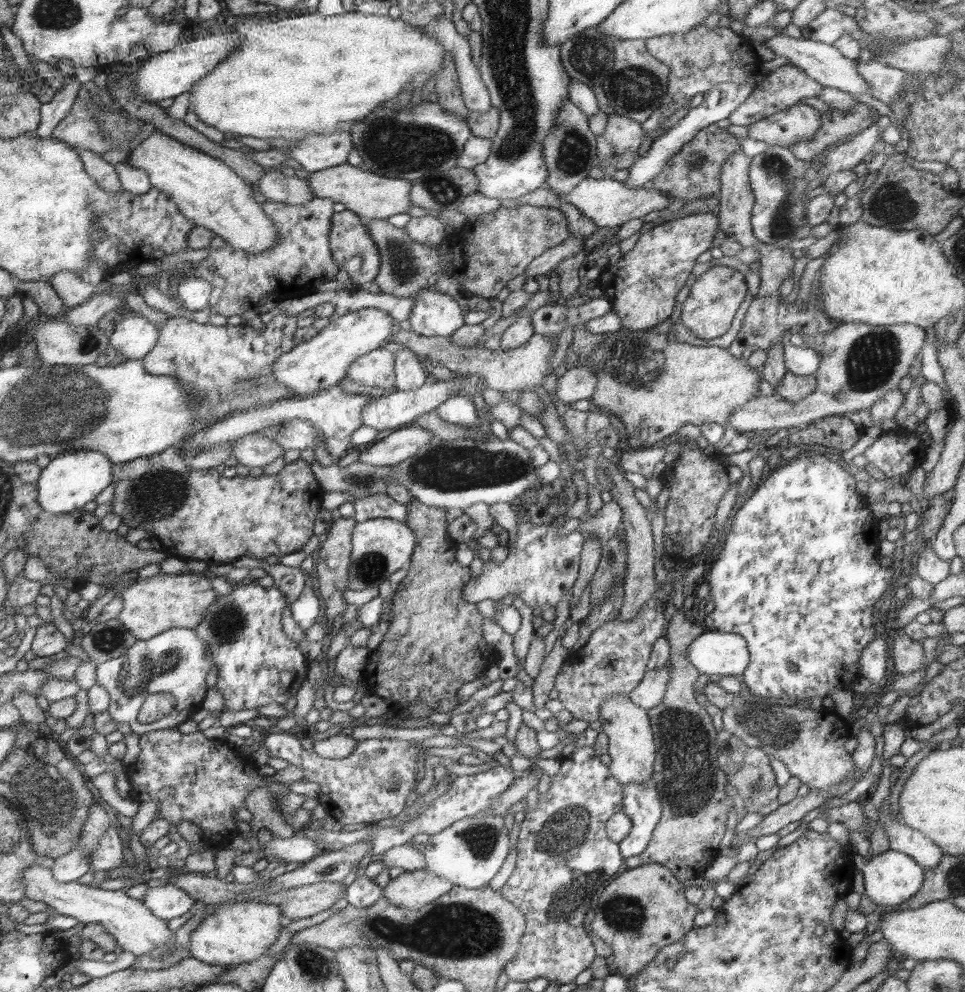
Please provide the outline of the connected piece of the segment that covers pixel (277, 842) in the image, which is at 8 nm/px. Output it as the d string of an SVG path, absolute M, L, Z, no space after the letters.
M290 833L290 838L276 838L264 846L266 856L275 856L284 862L307 863L318 854L318 846L309 833Z

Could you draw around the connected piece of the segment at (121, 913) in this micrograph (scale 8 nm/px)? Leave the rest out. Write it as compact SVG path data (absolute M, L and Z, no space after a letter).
M32 864L24 872L24 883L26 883L24 898L41 900L47 906L54 908L57 913L72 916L84 924L102 924L106 932L114 936L120 948L126 952L132 952L136 957L147 955L148 952L154 951L162 944L170 944L174 938L174 931L168 927L167 920L157 917L142 901L128 896L123 890L92 888L78 881L60 884L52 868L42 864Z

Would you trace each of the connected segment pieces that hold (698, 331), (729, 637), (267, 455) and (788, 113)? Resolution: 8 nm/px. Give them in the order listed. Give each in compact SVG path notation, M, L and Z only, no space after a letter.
M714 265L697 278L687 300L680 304L676 320L690 328L694 335L702 340L718 338L730 330L734 316L748 294L744 274L734 268Z
M707 629L692 642L687 656L700 672L720 677L742 674L751 662L743 636Z
M264 431L248 434L235 440L232 445L232 455L236 457L240 465L248 468L264 468L274 462L276 458L284 456L284 448L276 444Z
M801 101L786 110L780 110L768 118L752 123L748 128L748 138L762 140L787 147L794 143L816 138L823 128L823 117L818 110Z

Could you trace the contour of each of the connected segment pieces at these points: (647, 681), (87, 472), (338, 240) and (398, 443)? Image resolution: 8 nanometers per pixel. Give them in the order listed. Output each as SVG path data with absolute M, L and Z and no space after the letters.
M671 663L658 670L650 670L628 696L639 708L650 710L659 707L665 696L668 679L672 671Z
M66 451L51 459L42 469L40 478L35 482L39 492L40 507L52 514L71 517L72 512L80 510L92 502L98 494L110 486L115 464L103 452Z
M345 209L334 215L334 227L330 233L331 253L339 262L340 269L349 275L352 283L366 286L371 284L379 275L382 264L382 254L379 246L375 244L371 232L367 228L364 218L356 215L351 210Z
M404 426L379 441L358 448L359 460L364 464L376 466L396 466L418 453L432 438L434 438L434 434L420 426Z

